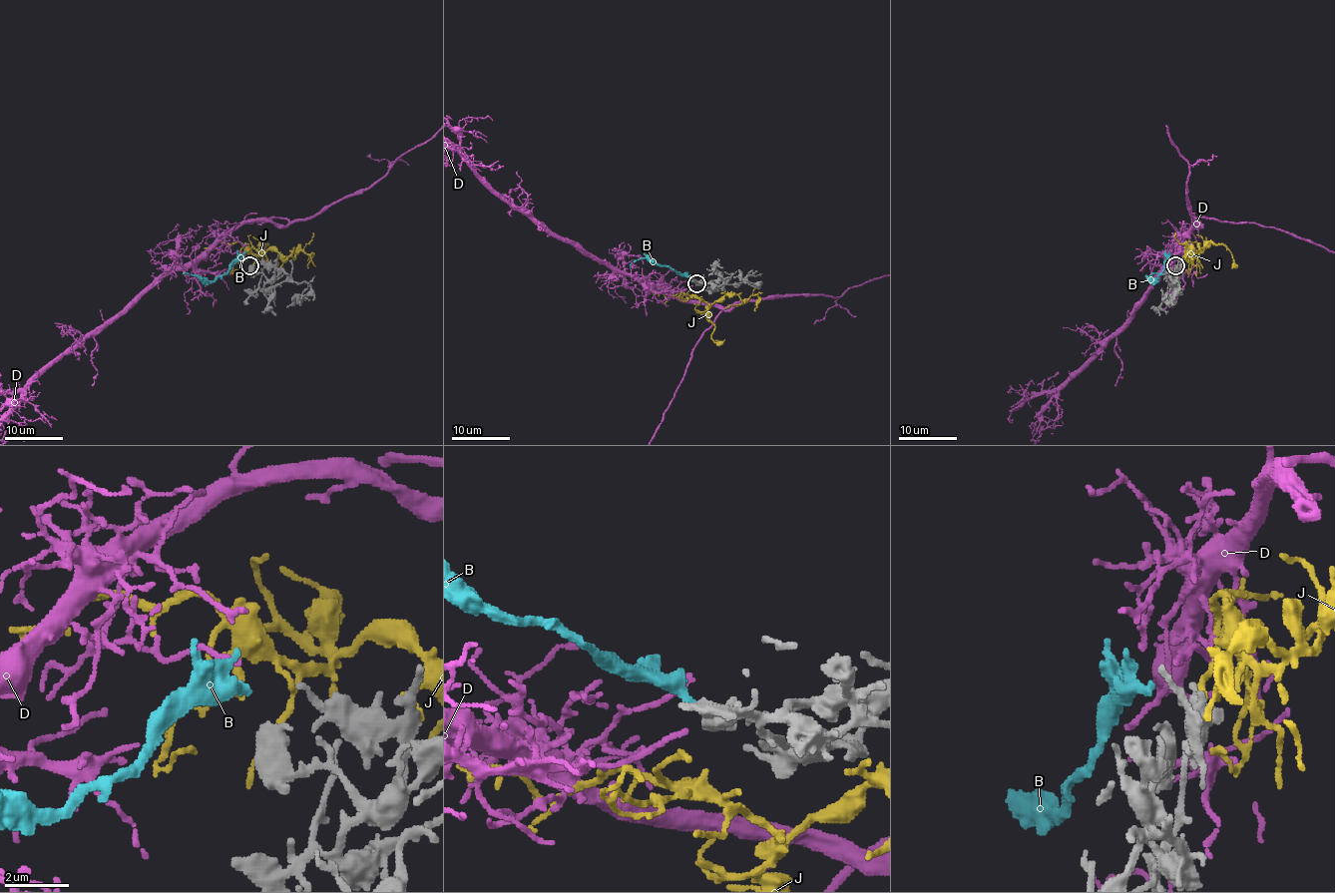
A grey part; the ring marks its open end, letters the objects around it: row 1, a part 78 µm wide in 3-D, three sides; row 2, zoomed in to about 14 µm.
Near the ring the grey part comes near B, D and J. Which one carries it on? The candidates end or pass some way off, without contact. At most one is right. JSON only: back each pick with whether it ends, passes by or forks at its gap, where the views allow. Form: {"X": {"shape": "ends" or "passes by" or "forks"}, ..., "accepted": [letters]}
{"accepted": []}

